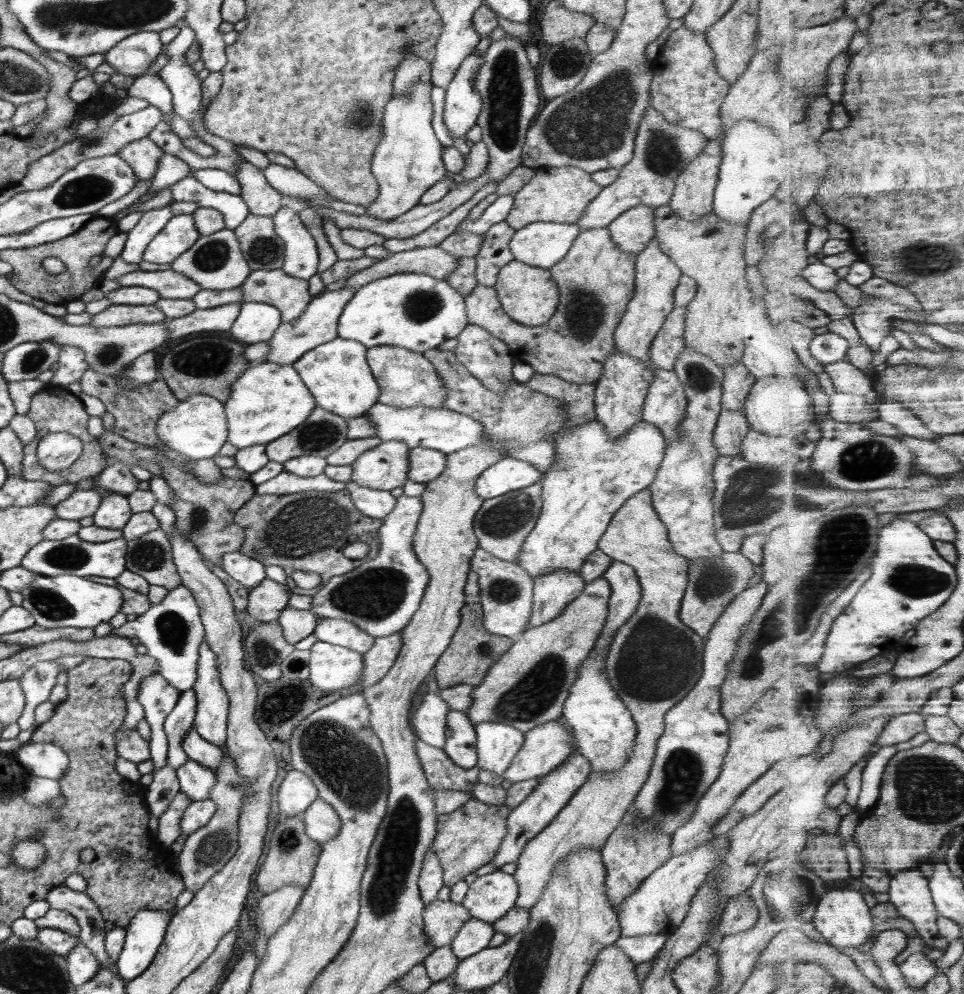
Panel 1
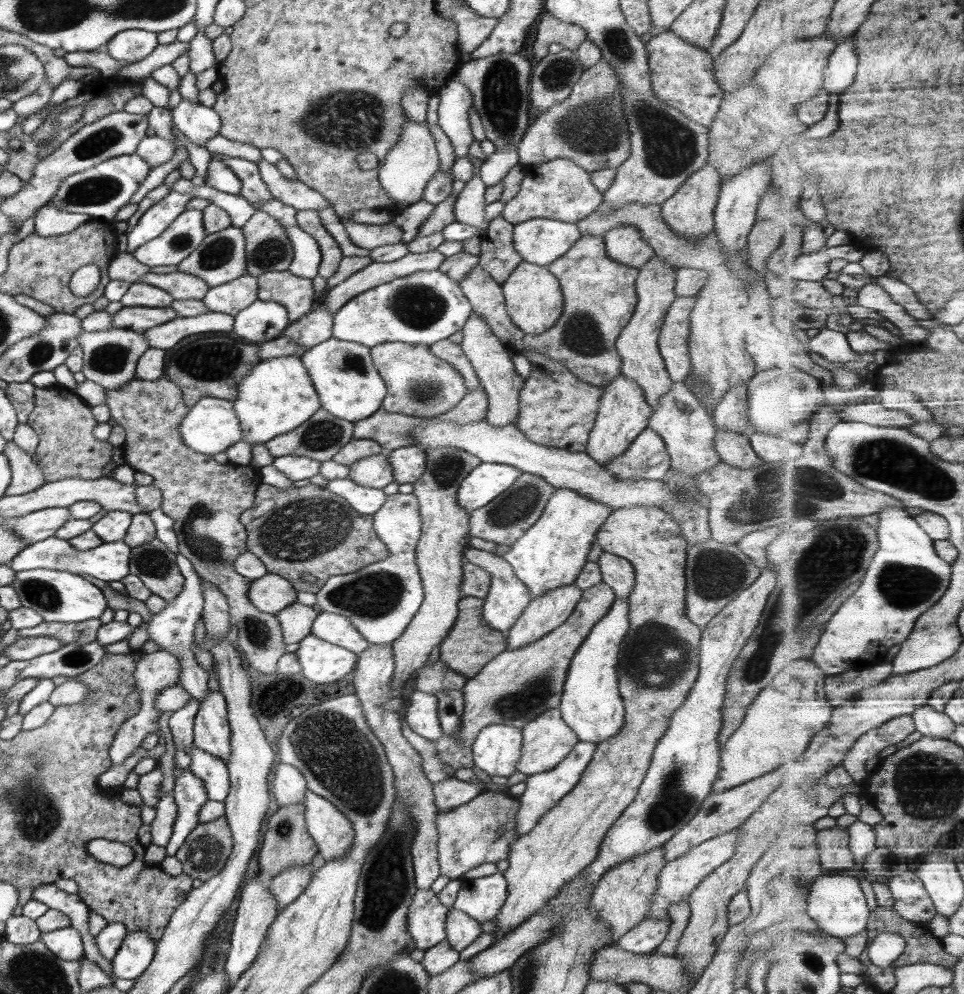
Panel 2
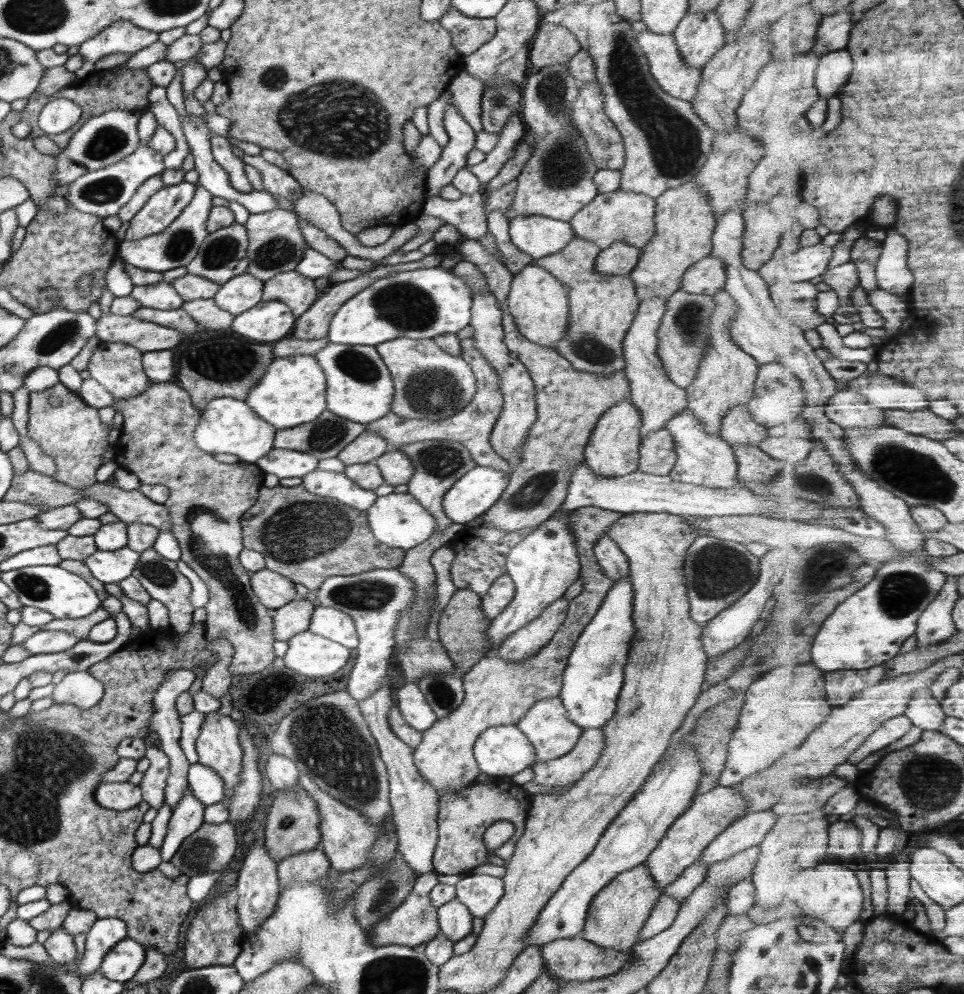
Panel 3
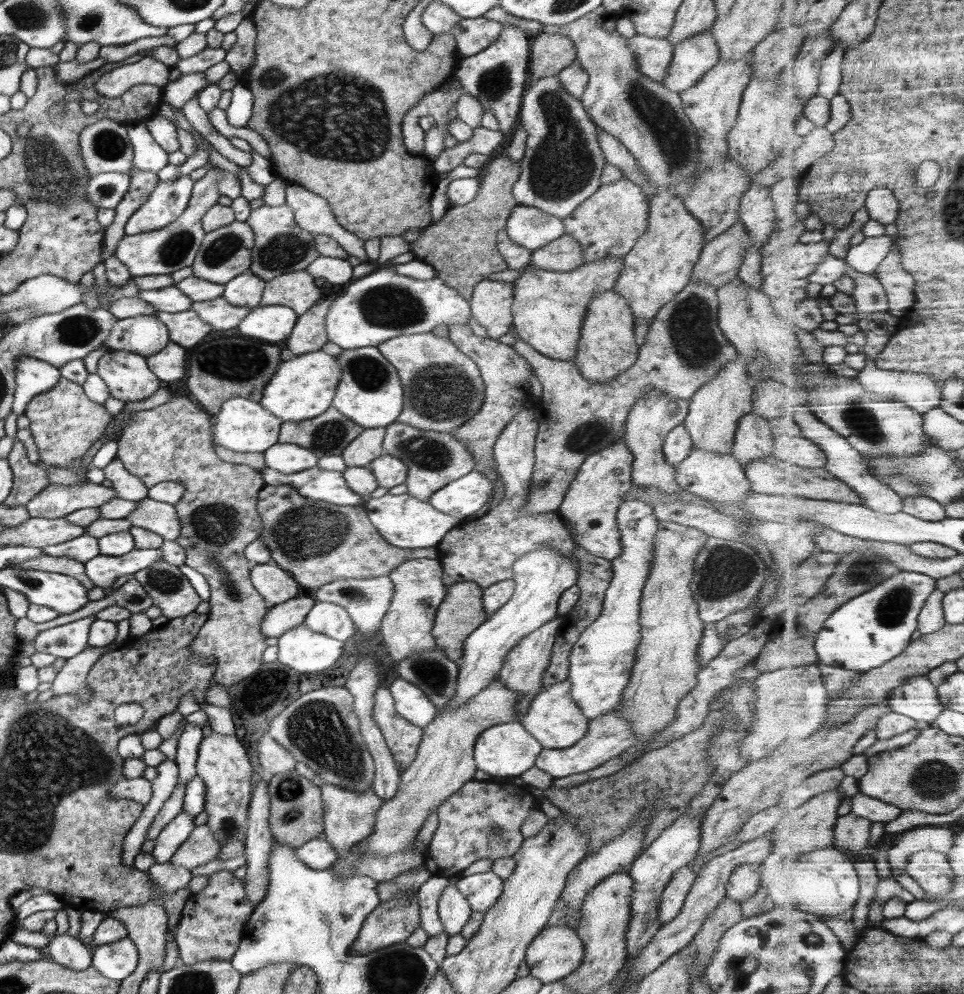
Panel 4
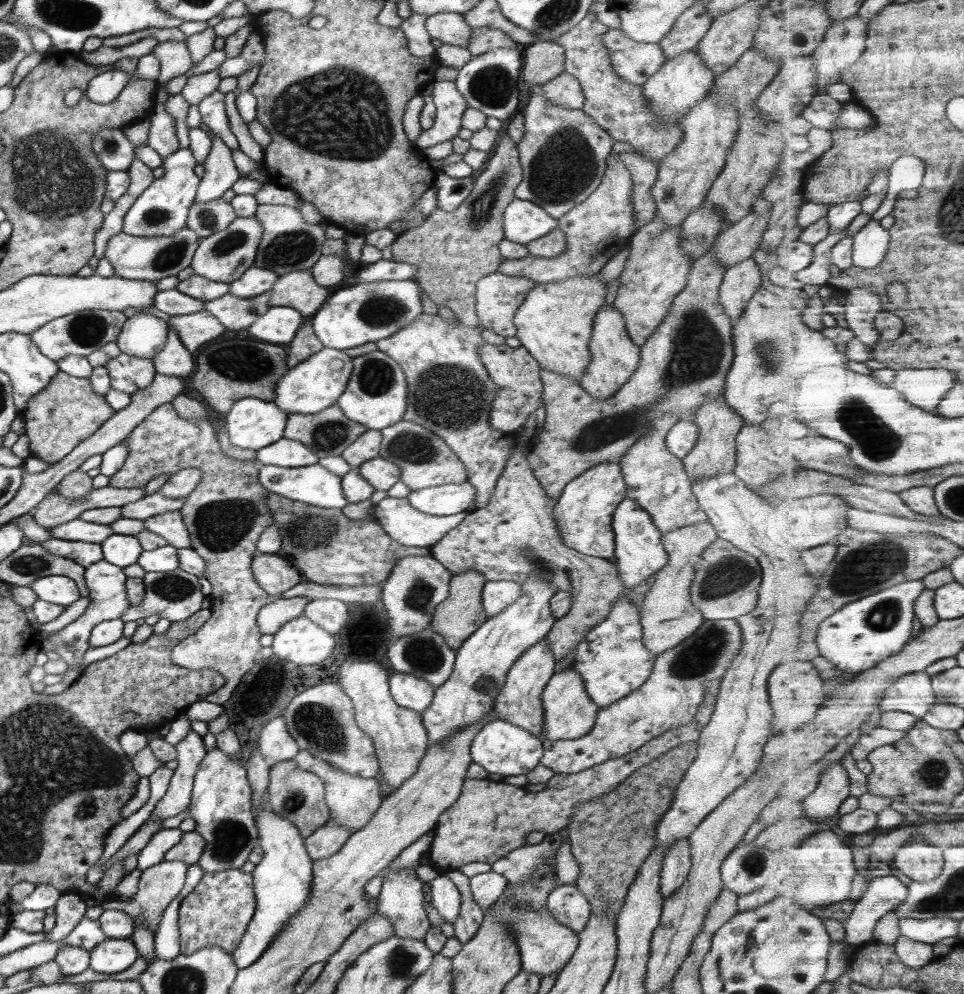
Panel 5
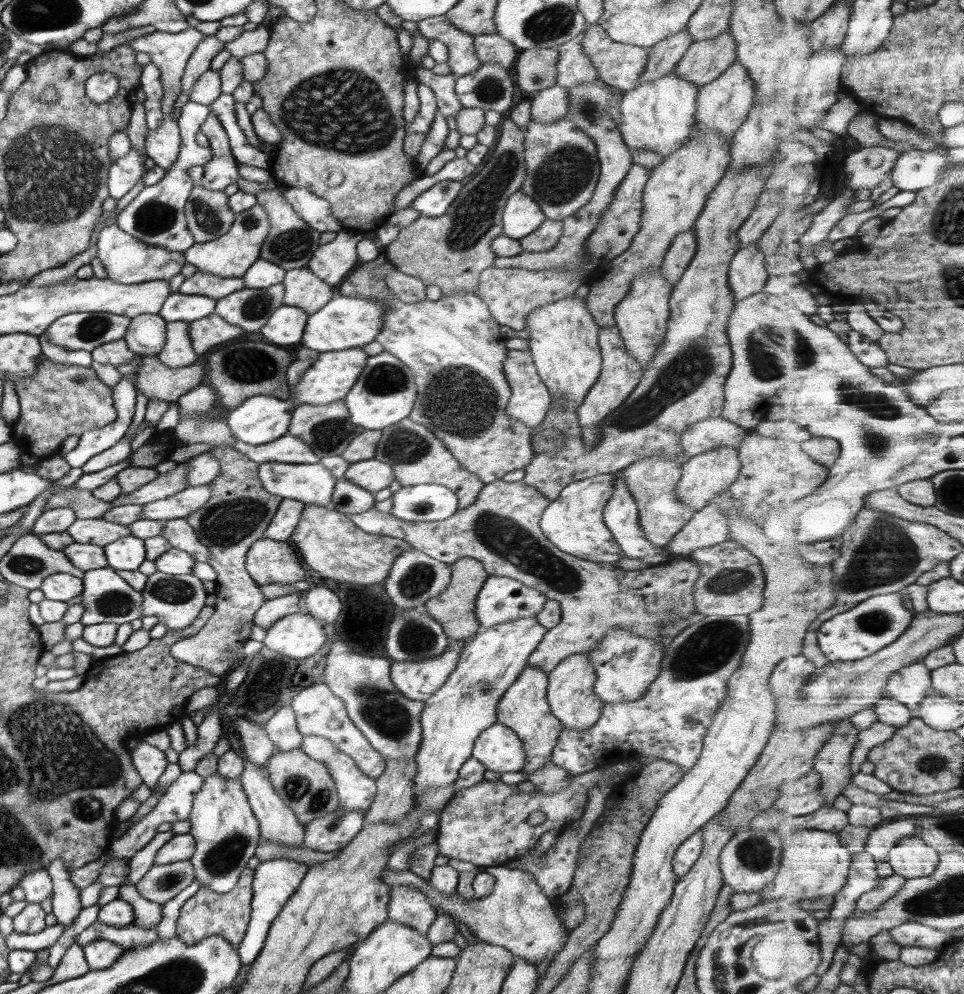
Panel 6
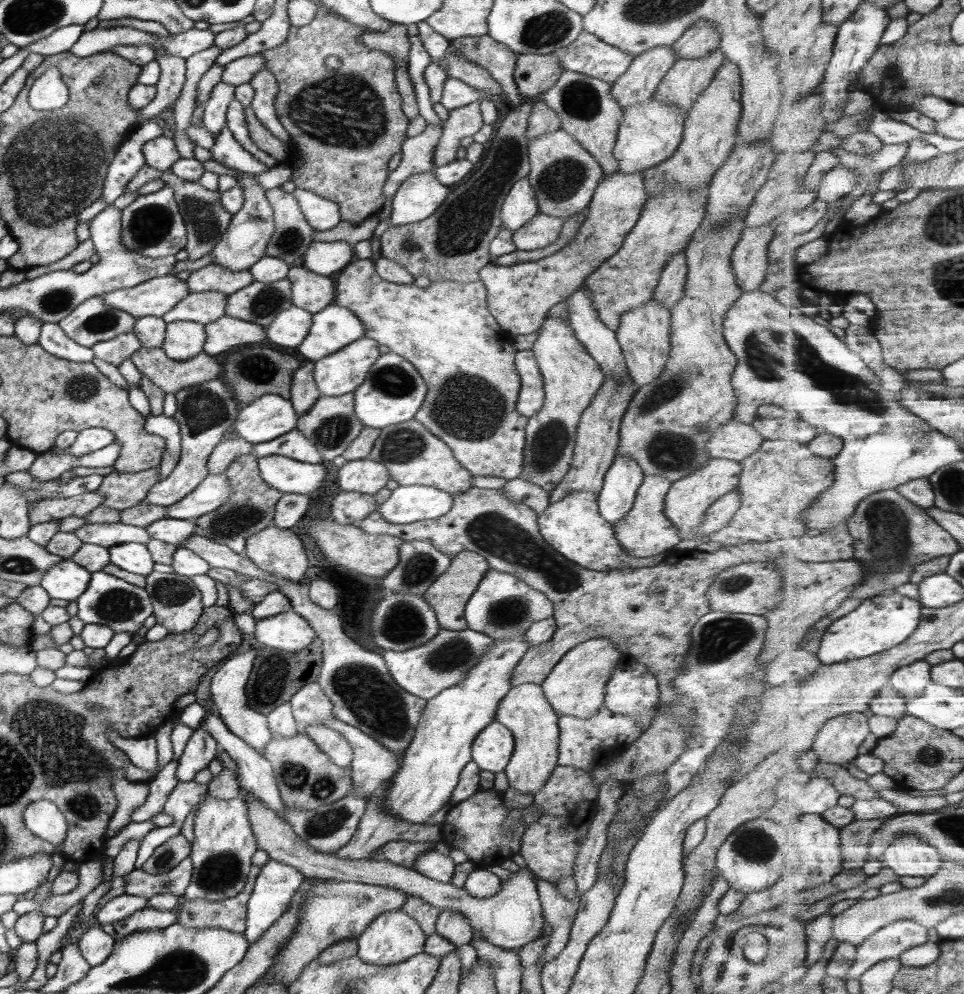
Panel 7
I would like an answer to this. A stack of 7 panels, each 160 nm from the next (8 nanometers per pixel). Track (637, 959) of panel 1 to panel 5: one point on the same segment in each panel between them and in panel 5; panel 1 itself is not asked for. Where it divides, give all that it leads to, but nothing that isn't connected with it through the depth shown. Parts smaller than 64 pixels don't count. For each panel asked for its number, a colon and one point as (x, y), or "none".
2: (646, 936)
3: (665, 910)
4: (673, 897)
5: (677, 861)

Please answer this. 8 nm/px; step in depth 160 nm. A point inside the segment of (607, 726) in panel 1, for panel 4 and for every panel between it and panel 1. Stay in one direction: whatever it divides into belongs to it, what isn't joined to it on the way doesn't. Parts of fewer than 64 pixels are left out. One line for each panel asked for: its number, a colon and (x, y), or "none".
2: (591, 705)
3: (593, 678)
4: (600, 663)

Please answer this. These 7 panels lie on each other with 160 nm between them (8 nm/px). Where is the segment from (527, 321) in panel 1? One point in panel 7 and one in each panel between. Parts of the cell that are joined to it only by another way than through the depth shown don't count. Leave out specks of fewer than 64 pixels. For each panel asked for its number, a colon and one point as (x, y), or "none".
2: (533, 302)
3: (538, 302)
4: (549, 307)
5: (554, 324)
6: (564, 346)
7: (571, 377)

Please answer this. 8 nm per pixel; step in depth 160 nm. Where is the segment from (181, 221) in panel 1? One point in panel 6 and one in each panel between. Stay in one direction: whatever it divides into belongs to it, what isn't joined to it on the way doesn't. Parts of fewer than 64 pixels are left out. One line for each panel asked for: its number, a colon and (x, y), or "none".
2: (186, 232)
3: (177, 244)
4: (164, 251)
5: (144, 258)
6: (127, 260)

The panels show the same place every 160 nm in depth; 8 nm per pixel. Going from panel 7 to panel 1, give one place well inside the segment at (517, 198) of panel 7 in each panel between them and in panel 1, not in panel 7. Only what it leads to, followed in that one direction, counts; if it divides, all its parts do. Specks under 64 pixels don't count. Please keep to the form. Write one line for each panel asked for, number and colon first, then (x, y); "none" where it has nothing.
1: (540, 244)
2: (541, 241)
3: (538, 236)
4: (529, 227)
5: (523, 221)
6: (521, 216)

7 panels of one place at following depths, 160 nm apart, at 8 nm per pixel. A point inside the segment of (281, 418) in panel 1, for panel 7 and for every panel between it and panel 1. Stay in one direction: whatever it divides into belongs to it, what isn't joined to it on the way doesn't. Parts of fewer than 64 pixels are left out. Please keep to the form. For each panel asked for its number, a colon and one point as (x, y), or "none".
2: (279, 395)
3: (293, 391)
4: (302, 388)
5: (315, 384)
6: (333, 374)
7: (342, 372)

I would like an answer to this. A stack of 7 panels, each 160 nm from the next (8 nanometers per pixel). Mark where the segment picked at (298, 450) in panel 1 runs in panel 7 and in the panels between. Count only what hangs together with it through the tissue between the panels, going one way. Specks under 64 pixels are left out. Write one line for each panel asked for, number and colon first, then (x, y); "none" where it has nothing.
2: (319, 441)
3: (327, 435)
4: (329, 434)
5: (327, 433)
6: (326, 429)
7: (331, 424)

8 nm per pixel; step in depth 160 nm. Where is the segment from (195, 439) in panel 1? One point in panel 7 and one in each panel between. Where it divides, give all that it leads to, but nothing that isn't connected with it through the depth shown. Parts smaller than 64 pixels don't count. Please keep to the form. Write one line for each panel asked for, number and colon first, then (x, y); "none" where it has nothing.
2: (211, 426)
3: (227, 426)
4: (242, 425)
5: (252, 423)
6: (261, 419)
7: (268, 417)

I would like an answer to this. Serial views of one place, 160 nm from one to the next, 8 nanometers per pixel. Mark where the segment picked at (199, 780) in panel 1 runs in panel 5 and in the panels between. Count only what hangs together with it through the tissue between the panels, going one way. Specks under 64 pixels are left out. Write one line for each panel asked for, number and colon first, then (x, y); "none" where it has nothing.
2: (189, 794)
3: (187, 817)
4: (176, 832)
5: (165, 838)

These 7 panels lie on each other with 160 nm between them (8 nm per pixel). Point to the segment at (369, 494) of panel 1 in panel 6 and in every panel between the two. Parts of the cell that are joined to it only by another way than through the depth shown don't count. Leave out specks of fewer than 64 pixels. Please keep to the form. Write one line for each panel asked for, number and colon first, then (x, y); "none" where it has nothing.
2: (364, 500)
3: (323, 483)
4: (315, 483)
5: (313, 484)
6: (309, 483)

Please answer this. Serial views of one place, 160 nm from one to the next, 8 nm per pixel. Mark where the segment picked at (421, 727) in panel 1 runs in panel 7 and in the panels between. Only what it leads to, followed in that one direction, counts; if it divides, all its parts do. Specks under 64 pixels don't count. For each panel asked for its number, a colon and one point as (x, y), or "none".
2: (421, 716)
3: (412, 704)
4: (411, 703)
5: (408, 691)
6: (417, 680)
7: (444, 661)

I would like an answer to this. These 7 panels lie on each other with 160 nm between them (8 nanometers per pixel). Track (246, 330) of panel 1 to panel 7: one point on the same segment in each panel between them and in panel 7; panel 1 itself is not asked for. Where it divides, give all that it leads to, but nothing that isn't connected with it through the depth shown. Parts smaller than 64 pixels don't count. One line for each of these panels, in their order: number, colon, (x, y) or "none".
2: (262, 321)
3: (270, 320)
4: (273, 323)
5: (279, 325)
6: (286, 326)
7: (289, 327)

